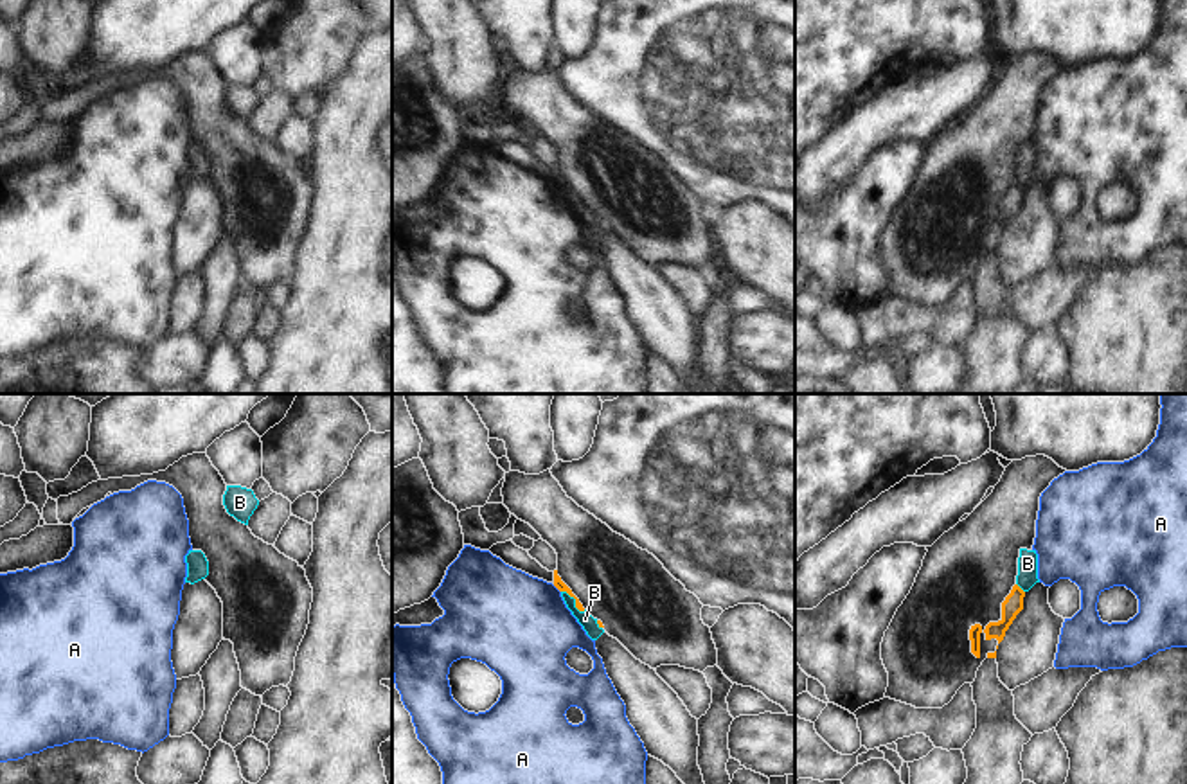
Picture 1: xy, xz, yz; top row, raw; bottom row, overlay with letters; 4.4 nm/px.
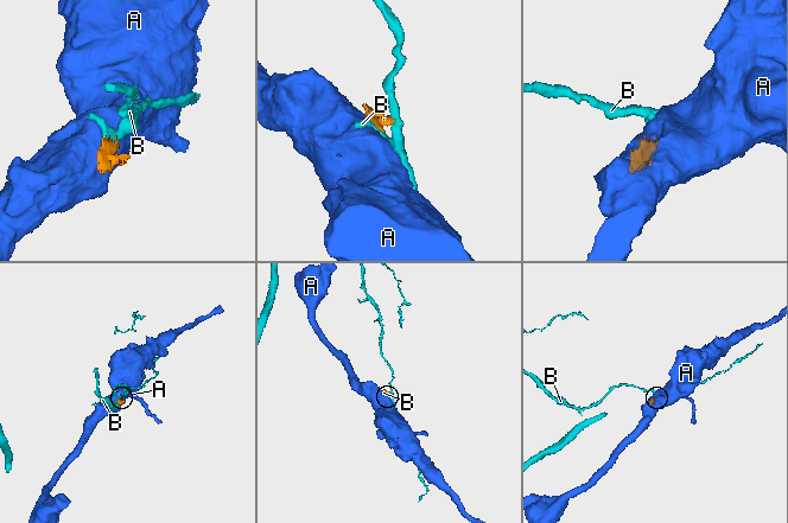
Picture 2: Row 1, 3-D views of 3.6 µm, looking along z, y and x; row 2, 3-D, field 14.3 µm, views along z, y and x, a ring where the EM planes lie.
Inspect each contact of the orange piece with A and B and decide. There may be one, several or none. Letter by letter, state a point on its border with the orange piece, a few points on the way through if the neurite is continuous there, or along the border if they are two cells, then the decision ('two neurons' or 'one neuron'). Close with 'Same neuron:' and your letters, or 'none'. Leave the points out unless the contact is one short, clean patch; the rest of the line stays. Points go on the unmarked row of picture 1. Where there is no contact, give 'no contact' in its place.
A: contact xz (556, 184); border xz (553, 182), (560, 189); two neurons
B: contact xz (576, 198); border xz (562, 187), (574, 196), (580, 207), (585, 207); two neurons
Same neuron: none

